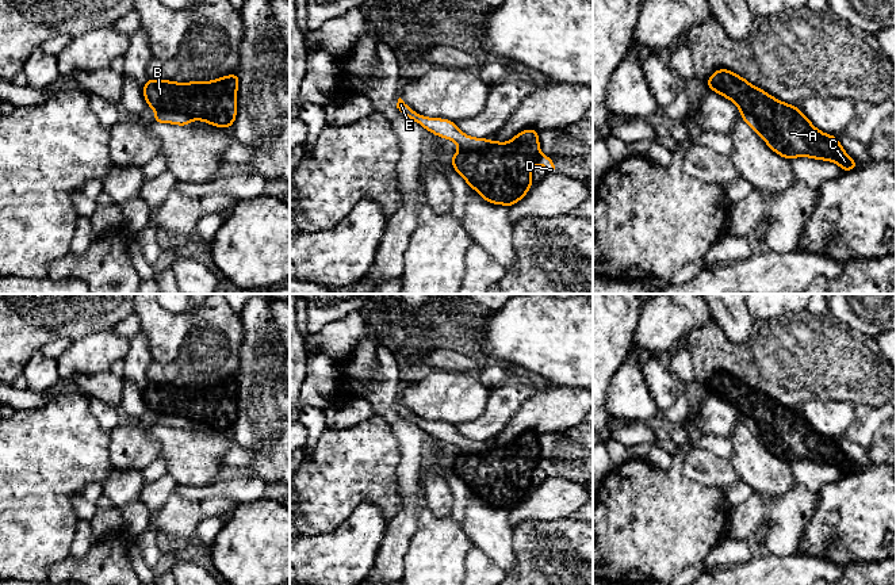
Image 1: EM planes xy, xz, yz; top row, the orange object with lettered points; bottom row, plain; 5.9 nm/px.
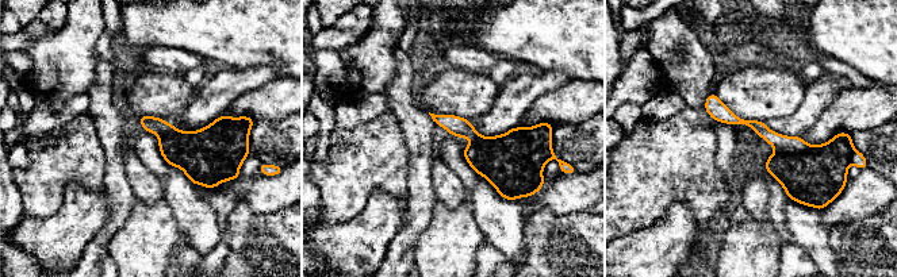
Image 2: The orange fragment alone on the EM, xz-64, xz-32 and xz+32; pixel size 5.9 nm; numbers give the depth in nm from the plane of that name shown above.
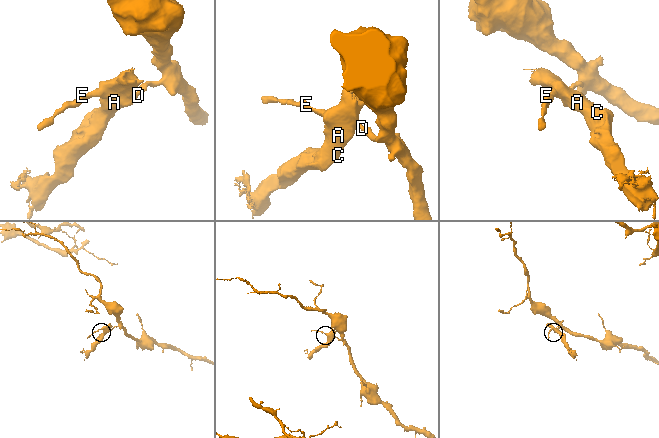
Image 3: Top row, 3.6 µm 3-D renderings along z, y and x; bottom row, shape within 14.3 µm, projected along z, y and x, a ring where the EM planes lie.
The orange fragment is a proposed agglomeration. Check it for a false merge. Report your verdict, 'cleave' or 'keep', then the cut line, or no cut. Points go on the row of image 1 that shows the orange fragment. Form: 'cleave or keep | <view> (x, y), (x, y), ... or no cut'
cleave | xy (156, 111), (180, 111), (191, 119)

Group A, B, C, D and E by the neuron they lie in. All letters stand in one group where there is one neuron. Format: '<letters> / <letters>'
A B C / D E

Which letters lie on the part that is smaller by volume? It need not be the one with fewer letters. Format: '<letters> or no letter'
A, B, C

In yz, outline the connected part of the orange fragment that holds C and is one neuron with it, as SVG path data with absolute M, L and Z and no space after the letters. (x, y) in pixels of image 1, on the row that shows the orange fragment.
M721 68L705 83L711 91L734 102L740 114L751 115L758 123L758 134L778 156L831 161L843 172L858 167L836 135L820 131L800 108L776 99L744 77Z

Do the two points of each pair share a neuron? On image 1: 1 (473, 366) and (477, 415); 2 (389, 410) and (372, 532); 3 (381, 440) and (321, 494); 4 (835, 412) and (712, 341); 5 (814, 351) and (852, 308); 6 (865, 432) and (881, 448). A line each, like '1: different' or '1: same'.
1: different
2: different
3: same
4: different
5: different
6: different

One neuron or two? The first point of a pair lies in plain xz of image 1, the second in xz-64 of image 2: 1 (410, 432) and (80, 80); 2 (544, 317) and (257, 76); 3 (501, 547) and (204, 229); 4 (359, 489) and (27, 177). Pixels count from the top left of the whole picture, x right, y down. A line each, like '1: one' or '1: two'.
1: two
2: two
3: one
4: one

